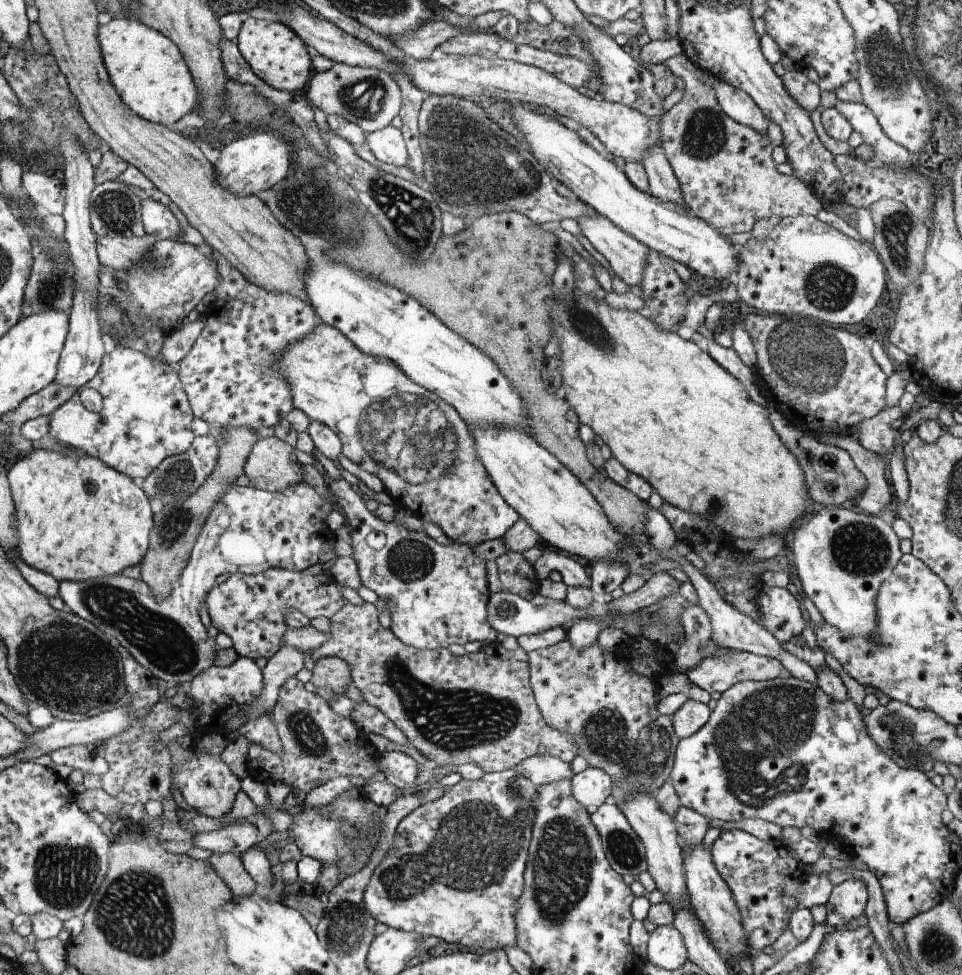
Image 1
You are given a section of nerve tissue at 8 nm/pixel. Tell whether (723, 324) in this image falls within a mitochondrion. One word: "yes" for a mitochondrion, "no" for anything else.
no

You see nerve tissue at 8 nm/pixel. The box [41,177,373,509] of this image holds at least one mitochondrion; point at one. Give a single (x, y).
(114, 208)

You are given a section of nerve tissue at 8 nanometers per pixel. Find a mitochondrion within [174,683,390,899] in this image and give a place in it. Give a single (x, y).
(306, 733)

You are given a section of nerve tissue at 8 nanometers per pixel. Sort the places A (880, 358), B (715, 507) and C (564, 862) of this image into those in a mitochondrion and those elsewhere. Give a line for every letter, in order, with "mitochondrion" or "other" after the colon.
A: other
B: mitochondrion
C: mitochondrion

